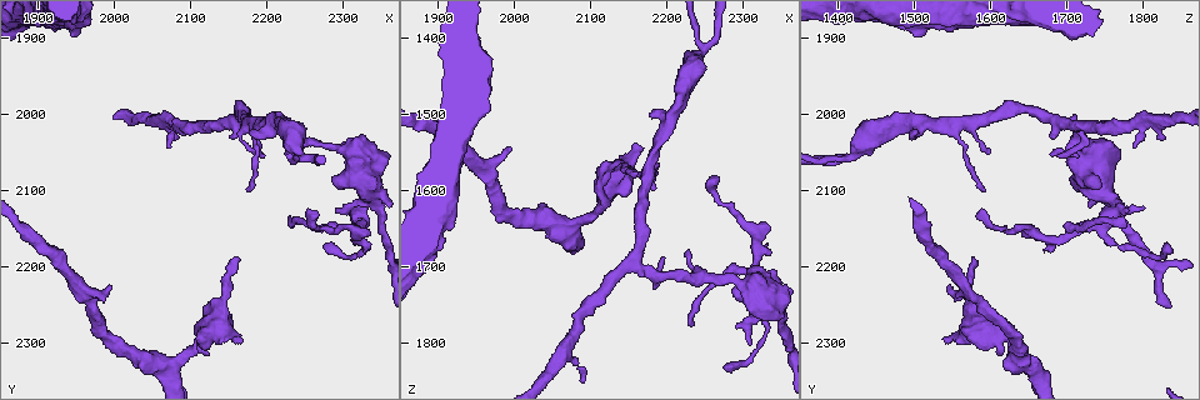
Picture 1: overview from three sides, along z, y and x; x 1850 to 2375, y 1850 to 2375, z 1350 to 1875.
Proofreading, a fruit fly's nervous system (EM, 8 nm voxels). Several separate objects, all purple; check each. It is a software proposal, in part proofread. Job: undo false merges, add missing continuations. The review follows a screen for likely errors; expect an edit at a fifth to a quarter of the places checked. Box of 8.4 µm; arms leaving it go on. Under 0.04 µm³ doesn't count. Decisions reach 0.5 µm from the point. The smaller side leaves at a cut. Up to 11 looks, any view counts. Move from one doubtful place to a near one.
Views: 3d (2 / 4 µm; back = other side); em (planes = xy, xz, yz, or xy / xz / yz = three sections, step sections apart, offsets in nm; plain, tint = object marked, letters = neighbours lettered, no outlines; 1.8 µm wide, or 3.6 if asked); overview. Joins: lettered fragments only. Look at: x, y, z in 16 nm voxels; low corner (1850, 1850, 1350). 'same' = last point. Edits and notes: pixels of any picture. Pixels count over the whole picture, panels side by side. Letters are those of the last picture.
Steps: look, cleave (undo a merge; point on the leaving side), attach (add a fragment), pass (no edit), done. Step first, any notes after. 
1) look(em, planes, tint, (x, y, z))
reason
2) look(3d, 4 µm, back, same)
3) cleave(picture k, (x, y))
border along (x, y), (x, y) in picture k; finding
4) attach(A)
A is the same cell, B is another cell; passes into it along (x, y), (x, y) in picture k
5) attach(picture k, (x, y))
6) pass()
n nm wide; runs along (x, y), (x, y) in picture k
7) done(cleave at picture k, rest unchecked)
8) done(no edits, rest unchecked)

look(3d, 2 µm, (2235, 2150, 1775))
branch stops here

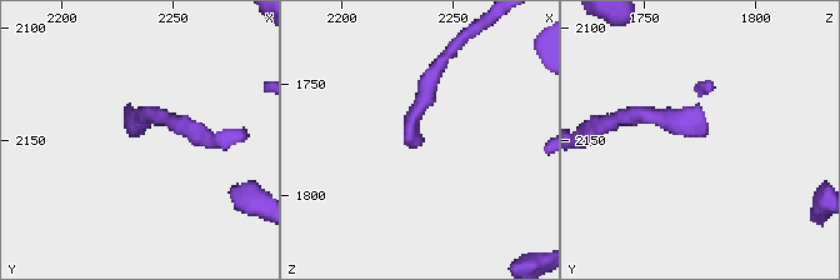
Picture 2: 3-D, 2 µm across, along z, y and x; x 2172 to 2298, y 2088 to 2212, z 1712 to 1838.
look(em, planes, letters, (2236, 2148, 1778))
shape alone is not enough

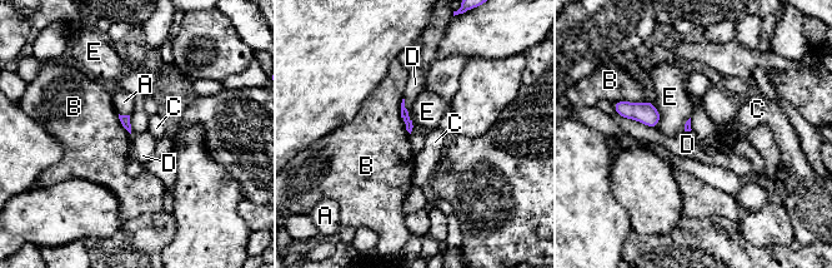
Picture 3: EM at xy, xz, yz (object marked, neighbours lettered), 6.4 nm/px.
pass()
A, B, C, D and E are other cells; border along (621, 115), (655, 128) in picture 3; no lettered fragment goes on from it

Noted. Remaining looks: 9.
look(3d, 2 µm, (2165, 2185, 1580))
free end

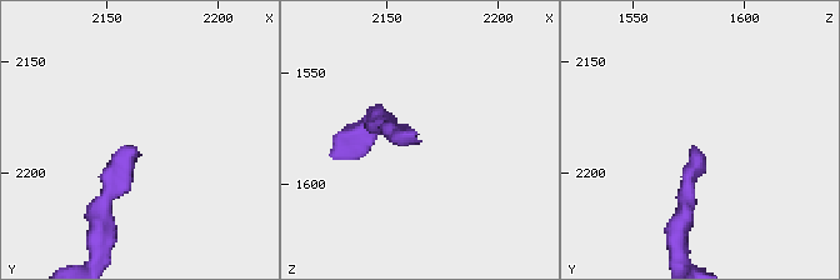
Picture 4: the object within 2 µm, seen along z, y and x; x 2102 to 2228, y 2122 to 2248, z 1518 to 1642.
look(em, xz, step 8, tint, (2162, 2187, 1576))
need the tissue

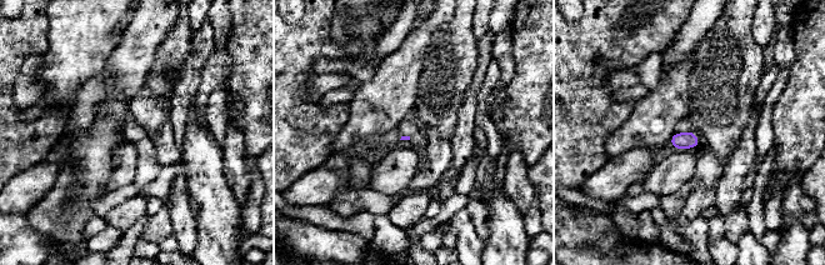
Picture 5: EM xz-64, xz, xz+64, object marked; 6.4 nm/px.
look(em, planes, letters, same)
cut it another way

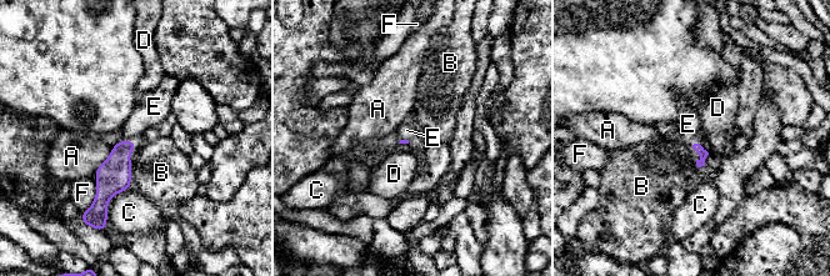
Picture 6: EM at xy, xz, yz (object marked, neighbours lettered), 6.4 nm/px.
pass()
A, B, C, D, E and F are other cells; border along (129, 139), (119, 140) in picture 6; no lettered fragment goes on from it

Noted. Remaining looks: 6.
look(em, planes, letters, (2165, 2300, 1545))
free end

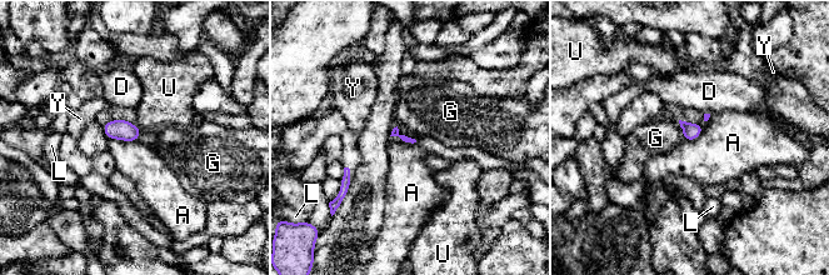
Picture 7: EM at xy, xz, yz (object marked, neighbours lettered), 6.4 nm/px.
pass()
A, D, G, L, U and Y are other cells; none of them fits

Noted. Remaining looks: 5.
look(em, planes, tint, (2245, 2060, 1415))
three-way junction

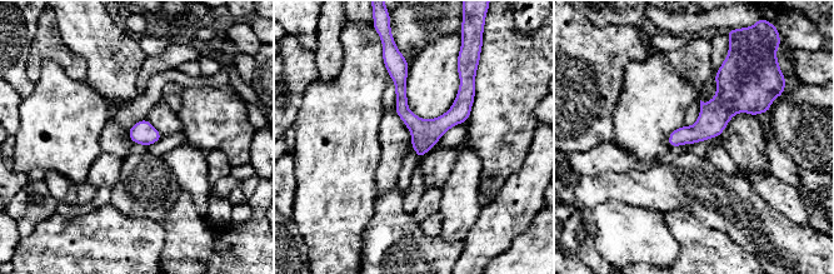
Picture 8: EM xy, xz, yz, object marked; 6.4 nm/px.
look(em, planes, letters, same)

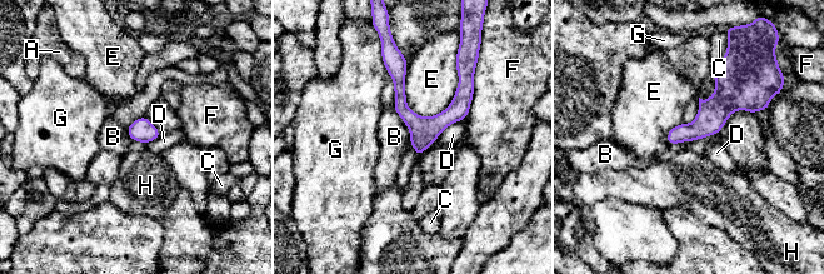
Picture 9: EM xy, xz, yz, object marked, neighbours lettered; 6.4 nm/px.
pass()
A, B, C, D, E, F, G and H are other cells; border along (393, 106), (408, 128), (410, 142) in picture 9; all the same neuron

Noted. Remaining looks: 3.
done(no edits, rest unchecked)

